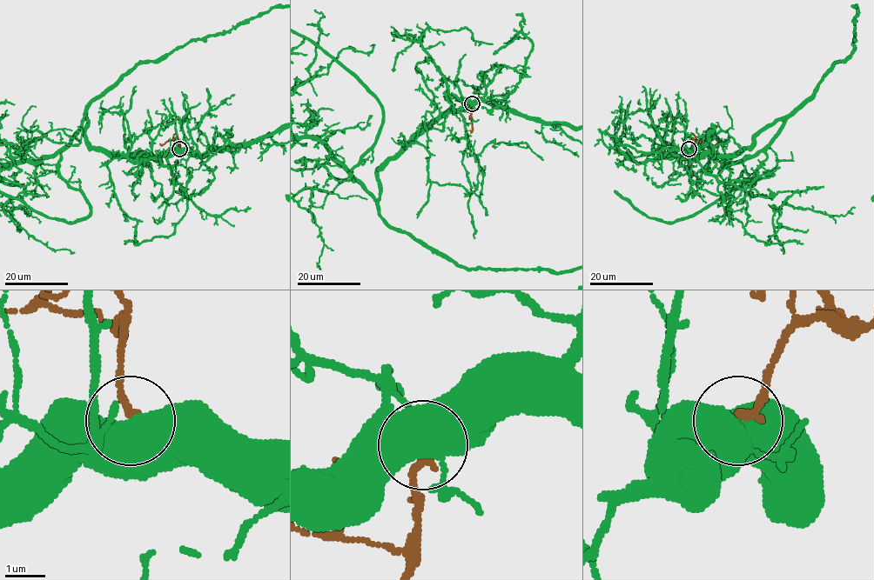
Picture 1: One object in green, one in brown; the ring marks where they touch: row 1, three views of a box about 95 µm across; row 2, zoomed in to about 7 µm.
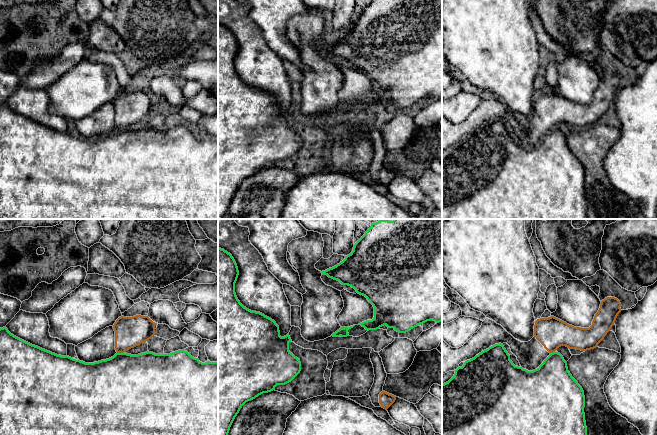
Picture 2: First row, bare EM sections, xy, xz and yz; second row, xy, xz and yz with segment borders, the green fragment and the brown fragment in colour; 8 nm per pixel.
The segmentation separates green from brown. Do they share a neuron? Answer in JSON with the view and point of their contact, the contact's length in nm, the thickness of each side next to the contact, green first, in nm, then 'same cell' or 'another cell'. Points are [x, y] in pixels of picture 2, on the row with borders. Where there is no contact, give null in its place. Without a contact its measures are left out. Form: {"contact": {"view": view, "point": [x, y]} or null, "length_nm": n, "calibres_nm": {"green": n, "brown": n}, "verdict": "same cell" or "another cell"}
{"contact": {"view": "xy", "point": [120, 353]}, "length_nm": 60, "calibres_nm": {"green": 480, "brown": 240}, "verdict": "another cell"}

